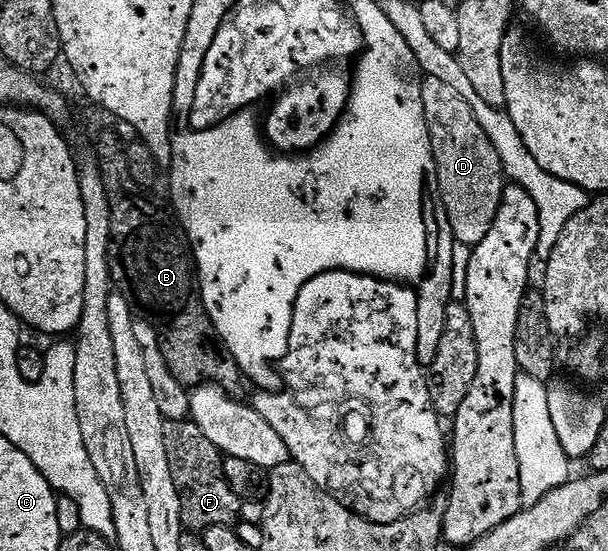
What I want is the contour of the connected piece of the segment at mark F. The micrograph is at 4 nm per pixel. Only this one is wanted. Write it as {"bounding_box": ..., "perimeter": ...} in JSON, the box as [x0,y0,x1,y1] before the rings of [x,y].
{"bounding_box":[164,420,244,533],"perimeter":[[[167,420],[164,426],[164,447],[168,449],[168,466],[180,494],[180,518],[183,529],[191,533],[207,532],[212,526],[234,526],[239,523],[244,501],[228,486],[224,478],[222,451],[204,435],[193,420]]]}

